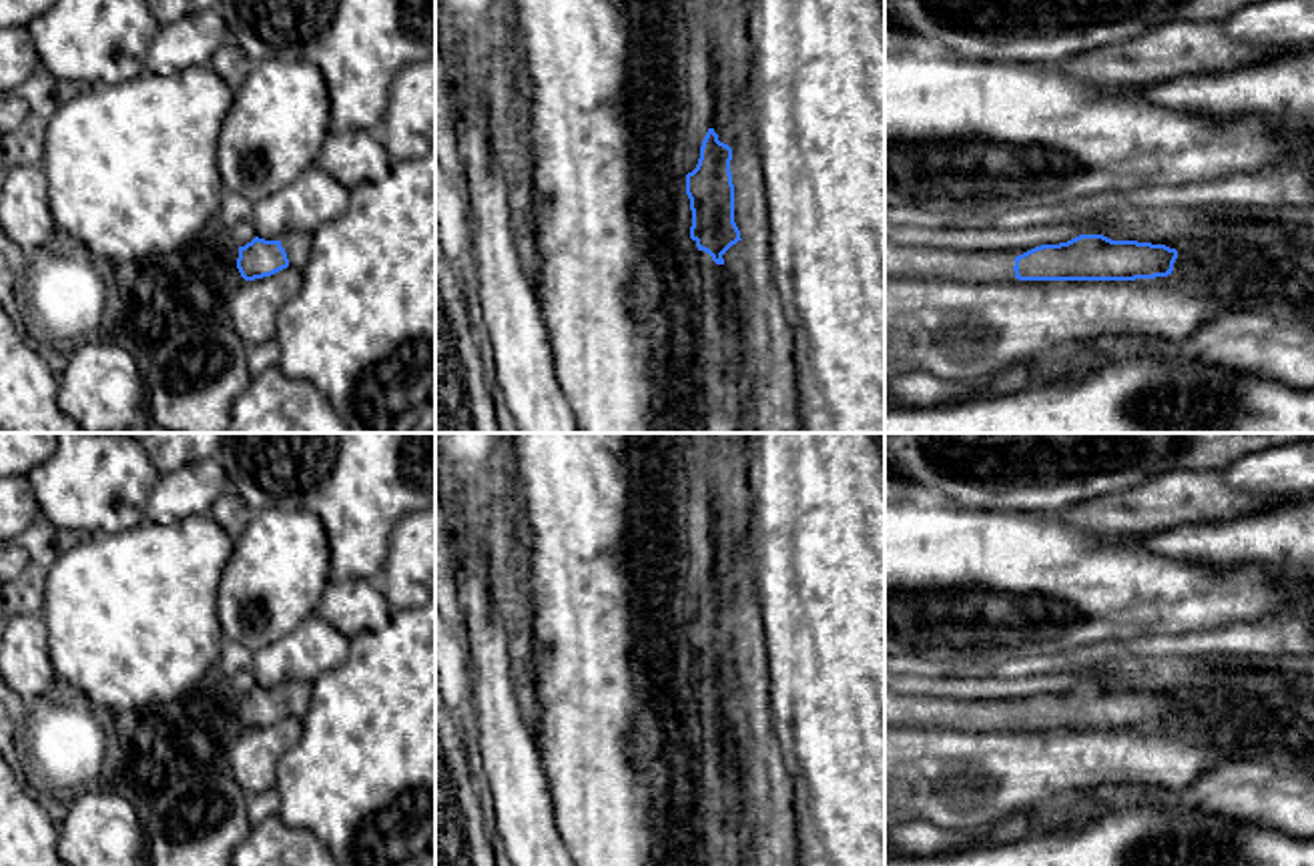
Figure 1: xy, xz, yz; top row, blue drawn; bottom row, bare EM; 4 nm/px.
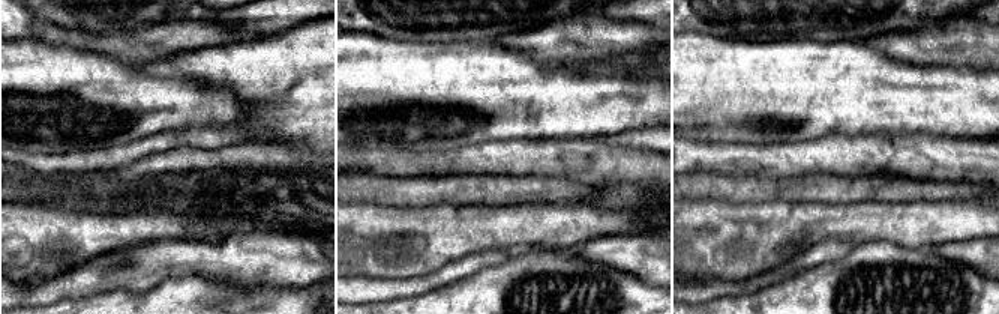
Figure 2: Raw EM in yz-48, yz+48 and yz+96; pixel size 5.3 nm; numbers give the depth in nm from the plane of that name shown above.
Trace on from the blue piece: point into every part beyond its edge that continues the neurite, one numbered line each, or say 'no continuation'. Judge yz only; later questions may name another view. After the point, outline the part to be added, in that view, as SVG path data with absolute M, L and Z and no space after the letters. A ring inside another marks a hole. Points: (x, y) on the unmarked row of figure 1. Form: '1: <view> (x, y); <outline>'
1: yz (899, 708); M885 692L885 724L943 730L1009 730L1015 726L1009 702L967 702L941 696Z

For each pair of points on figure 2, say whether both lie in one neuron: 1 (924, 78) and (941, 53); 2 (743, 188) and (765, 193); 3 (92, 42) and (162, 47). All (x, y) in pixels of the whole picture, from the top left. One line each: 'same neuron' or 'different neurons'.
1: different neurons
2: same neuron
3: same neuron

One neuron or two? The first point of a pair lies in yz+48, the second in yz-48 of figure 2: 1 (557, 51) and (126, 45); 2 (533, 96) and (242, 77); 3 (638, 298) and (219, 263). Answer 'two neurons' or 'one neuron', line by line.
1: one neuron
2: two neurons
3: two neurons

